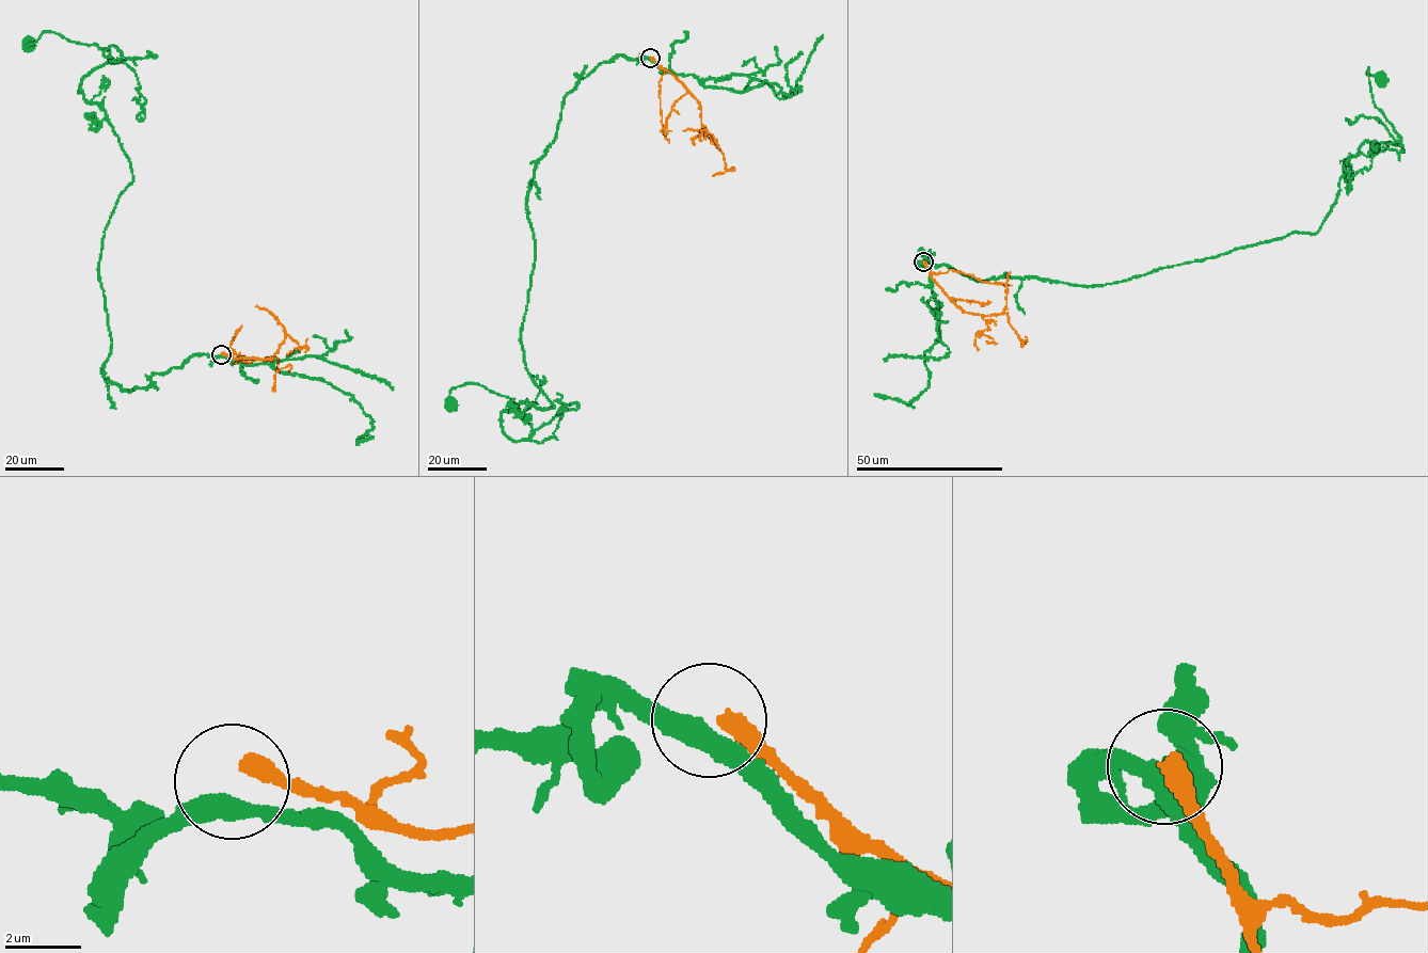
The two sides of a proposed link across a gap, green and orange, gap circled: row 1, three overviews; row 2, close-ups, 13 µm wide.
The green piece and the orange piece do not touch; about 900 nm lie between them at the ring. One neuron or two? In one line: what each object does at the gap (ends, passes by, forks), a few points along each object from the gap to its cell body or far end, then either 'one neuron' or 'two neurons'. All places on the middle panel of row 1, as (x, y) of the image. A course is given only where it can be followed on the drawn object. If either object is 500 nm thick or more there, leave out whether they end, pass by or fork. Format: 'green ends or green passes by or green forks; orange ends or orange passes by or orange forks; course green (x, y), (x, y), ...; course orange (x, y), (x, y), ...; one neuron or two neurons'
green passes by; orange ends; course green (649, 58), (580, 77), (530, 183), (520, 340), (554, 408), (502, 412), (516, 441), (511, 399), (451, 406); course orange (650, 57), (673, 74), (697, 100), (701, 124), (723, 154), (726, 164), (726, 171), (713, 175); two neurons

